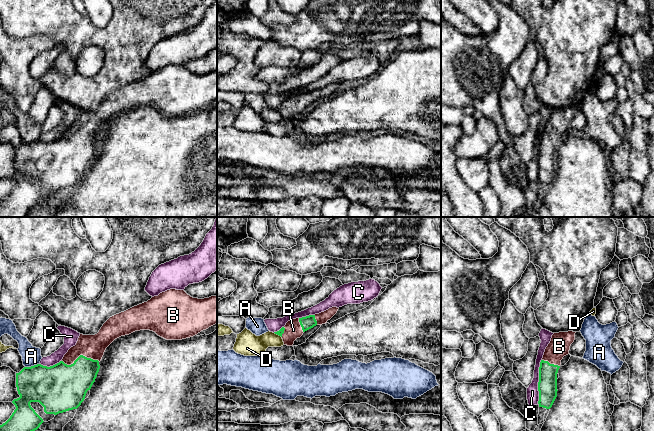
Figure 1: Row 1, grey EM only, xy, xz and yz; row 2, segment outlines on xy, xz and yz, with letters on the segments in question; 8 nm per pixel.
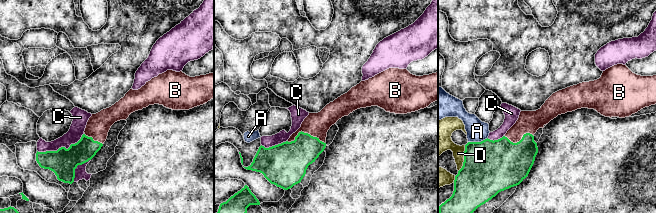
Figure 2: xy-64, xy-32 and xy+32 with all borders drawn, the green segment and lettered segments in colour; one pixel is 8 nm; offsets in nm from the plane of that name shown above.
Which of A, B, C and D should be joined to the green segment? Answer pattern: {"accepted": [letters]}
{"accepted": ["B"]}

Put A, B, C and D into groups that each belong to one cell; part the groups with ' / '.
A / B / C / D

